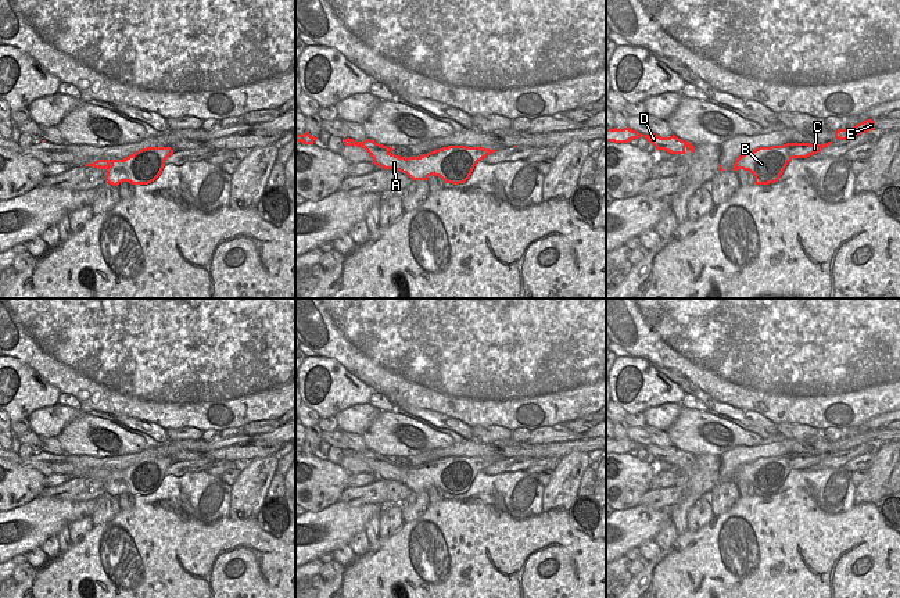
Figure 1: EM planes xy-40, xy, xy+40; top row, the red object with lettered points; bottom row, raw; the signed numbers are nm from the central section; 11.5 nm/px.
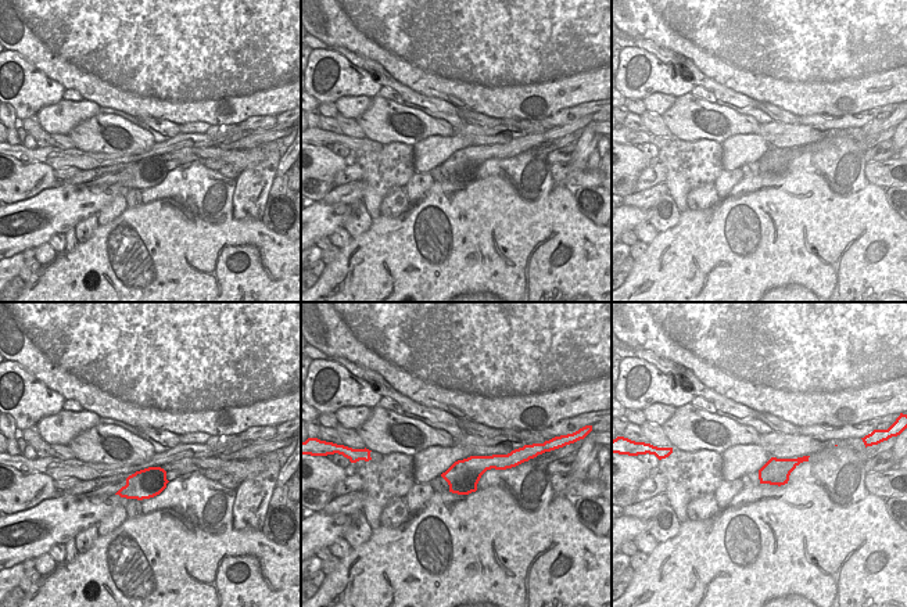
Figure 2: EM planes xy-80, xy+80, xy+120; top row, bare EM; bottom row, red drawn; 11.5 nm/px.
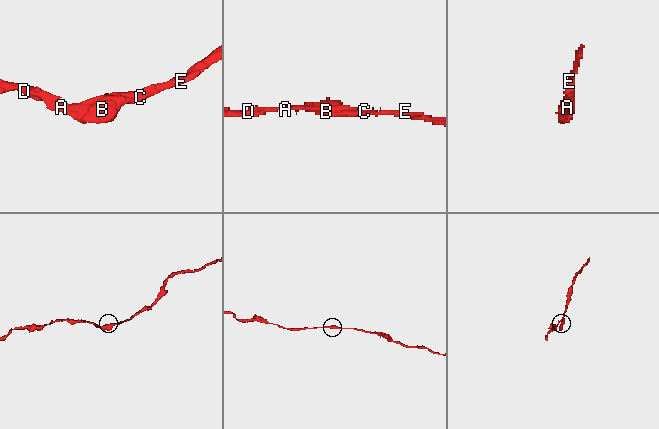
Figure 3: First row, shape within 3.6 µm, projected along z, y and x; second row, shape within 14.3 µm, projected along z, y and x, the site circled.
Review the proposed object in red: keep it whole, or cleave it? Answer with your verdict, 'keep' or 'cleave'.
keep

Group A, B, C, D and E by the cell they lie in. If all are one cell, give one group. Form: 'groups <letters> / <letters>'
groups A B C D E

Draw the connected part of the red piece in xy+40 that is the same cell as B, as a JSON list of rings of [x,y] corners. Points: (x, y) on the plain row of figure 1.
[[[833,452],[824,455],[786,454],[782,456],[759,458],[750,463],[739,466],[732,477],[749,481],[754,487],[756,495],[775,494],[792,469],[807,469],[820,463]]]

